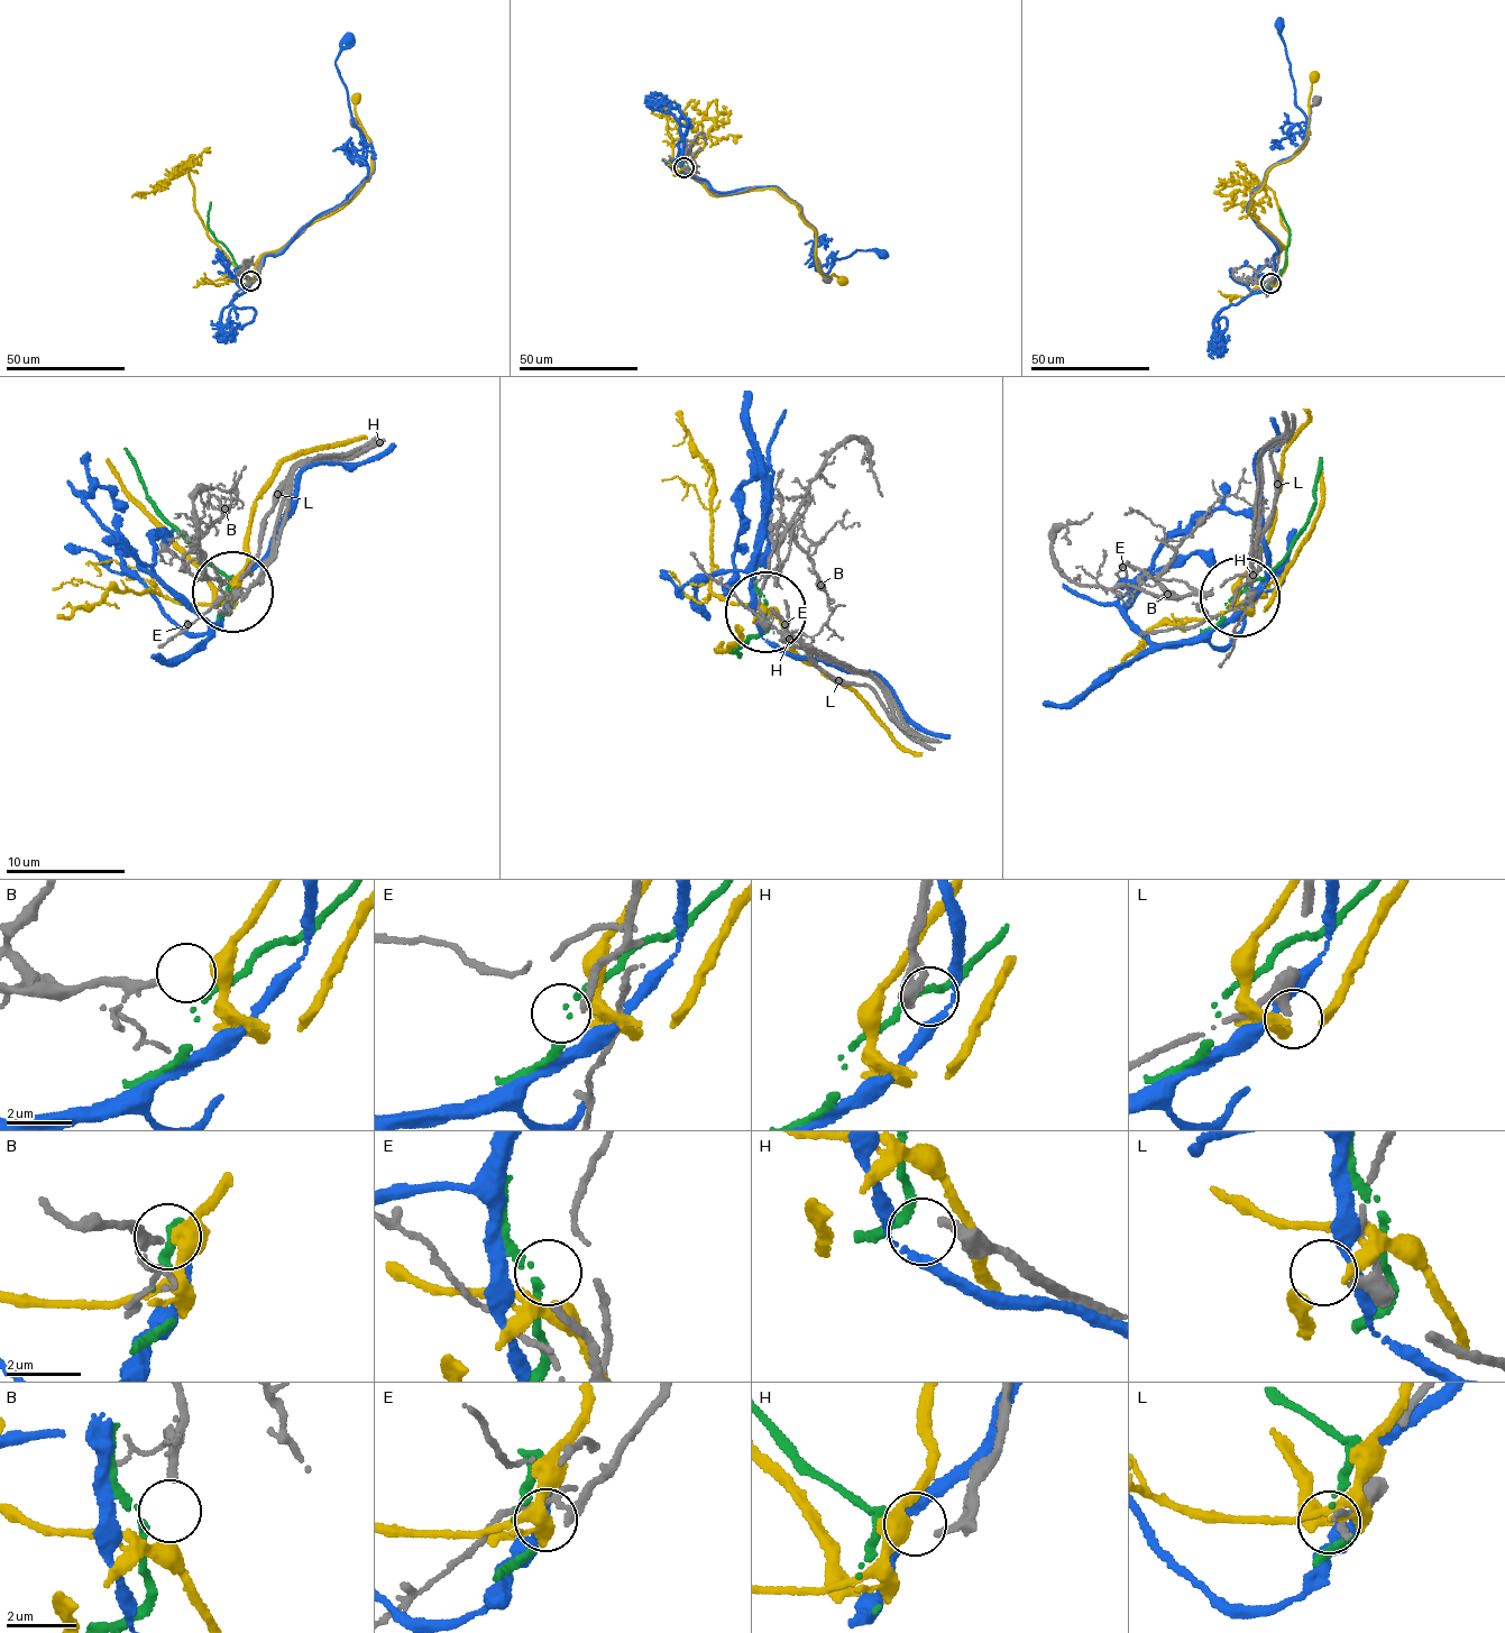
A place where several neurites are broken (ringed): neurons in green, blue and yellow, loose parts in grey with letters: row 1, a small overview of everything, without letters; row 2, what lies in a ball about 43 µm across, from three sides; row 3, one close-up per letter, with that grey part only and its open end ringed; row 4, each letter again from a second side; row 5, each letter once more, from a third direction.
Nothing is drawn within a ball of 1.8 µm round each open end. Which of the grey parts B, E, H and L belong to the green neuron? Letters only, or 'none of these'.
E

